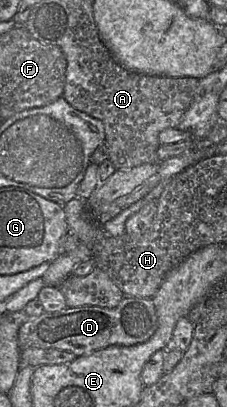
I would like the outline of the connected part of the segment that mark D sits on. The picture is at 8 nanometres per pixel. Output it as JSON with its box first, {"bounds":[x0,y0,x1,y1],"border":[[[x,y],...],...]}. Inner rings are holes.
{"bounds":[18,296,158,357],"border":[[[125,296],[115,308],[100,306],[79,306],[65,308],[58,312],[45,312],[35,318],[25,318],[19,329],[18,345],[20,352],[24,349],[54,348],[72,352],[77,357],[110,345],[130,346],[147,341],[157,330],[158,318],[152,298]]]}

